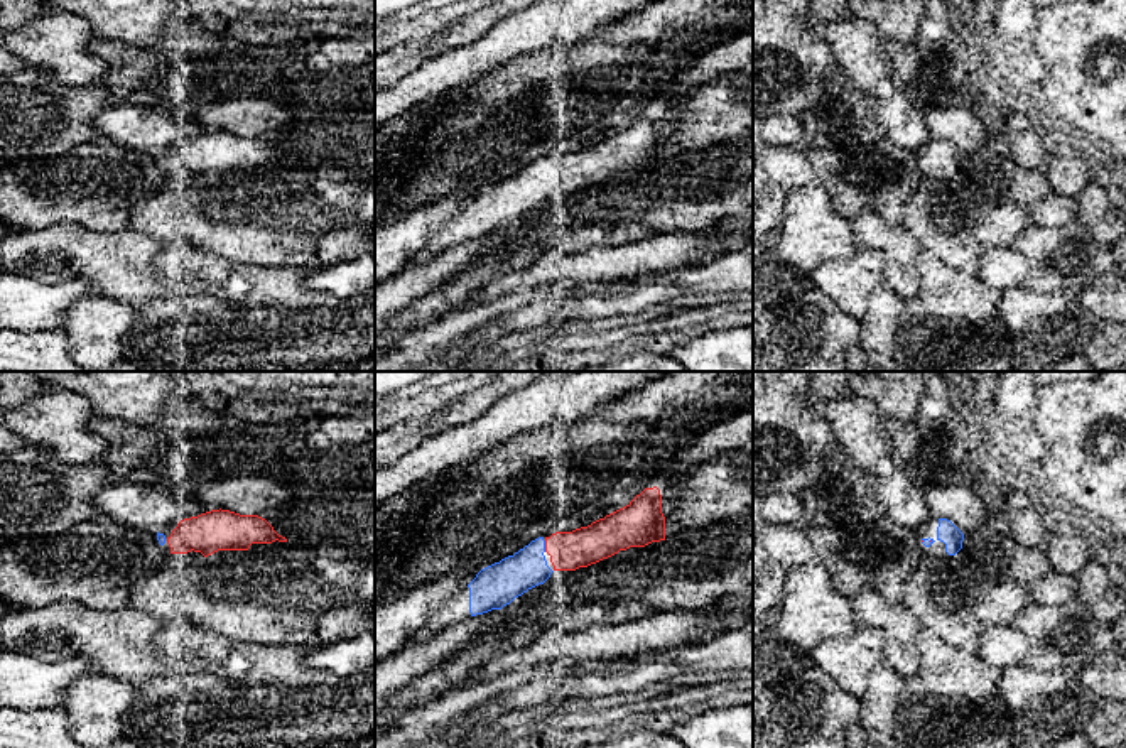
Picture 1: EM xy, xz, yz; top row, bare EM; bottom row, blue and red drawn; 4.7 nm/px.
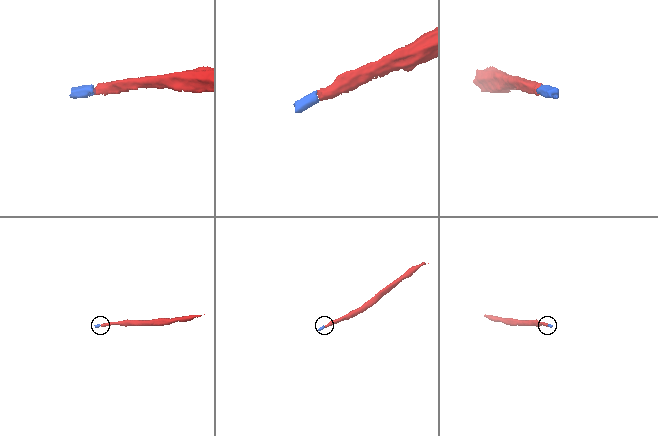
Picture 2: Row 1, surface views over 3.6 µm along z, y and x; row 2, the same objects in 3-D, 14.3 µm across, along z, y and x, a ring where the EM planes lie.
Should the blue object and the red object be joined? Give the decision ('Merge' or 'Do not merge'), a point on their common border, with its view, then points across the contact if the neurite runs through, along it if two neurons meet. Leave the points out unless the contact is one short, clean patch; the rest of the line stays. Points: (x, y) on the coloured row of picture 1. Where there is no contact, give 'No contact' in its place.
Merge. Touches blue at xz (544, 546)

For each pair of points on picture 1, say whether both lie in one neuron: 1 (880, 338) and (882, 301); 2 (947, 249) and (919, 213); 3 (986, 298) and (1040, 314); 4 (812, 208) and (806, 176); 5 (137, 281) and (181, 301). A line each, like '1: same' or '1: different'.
1: same
2: same
3: different
4: different
5: different

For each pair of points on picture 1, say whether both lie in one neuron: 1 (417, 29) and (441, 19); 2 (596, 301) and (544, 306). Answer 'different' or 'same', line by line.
1: same
2: same

